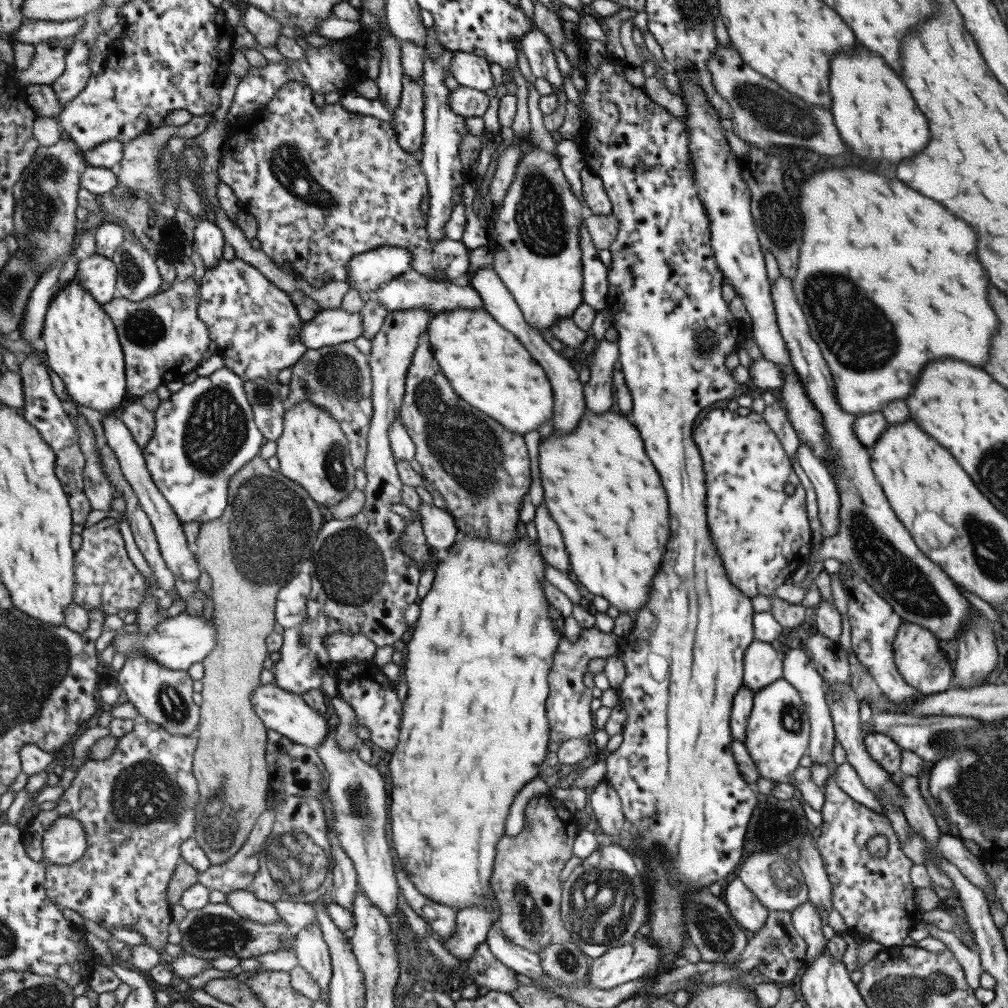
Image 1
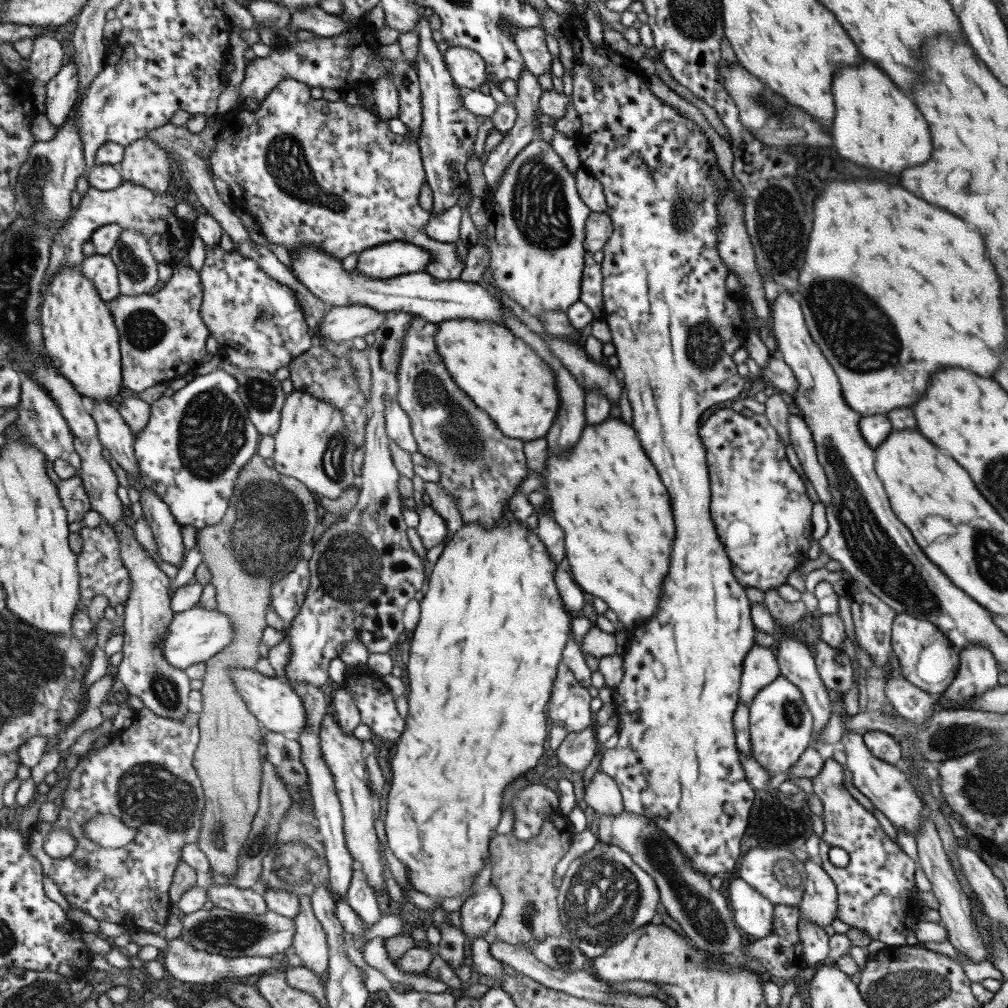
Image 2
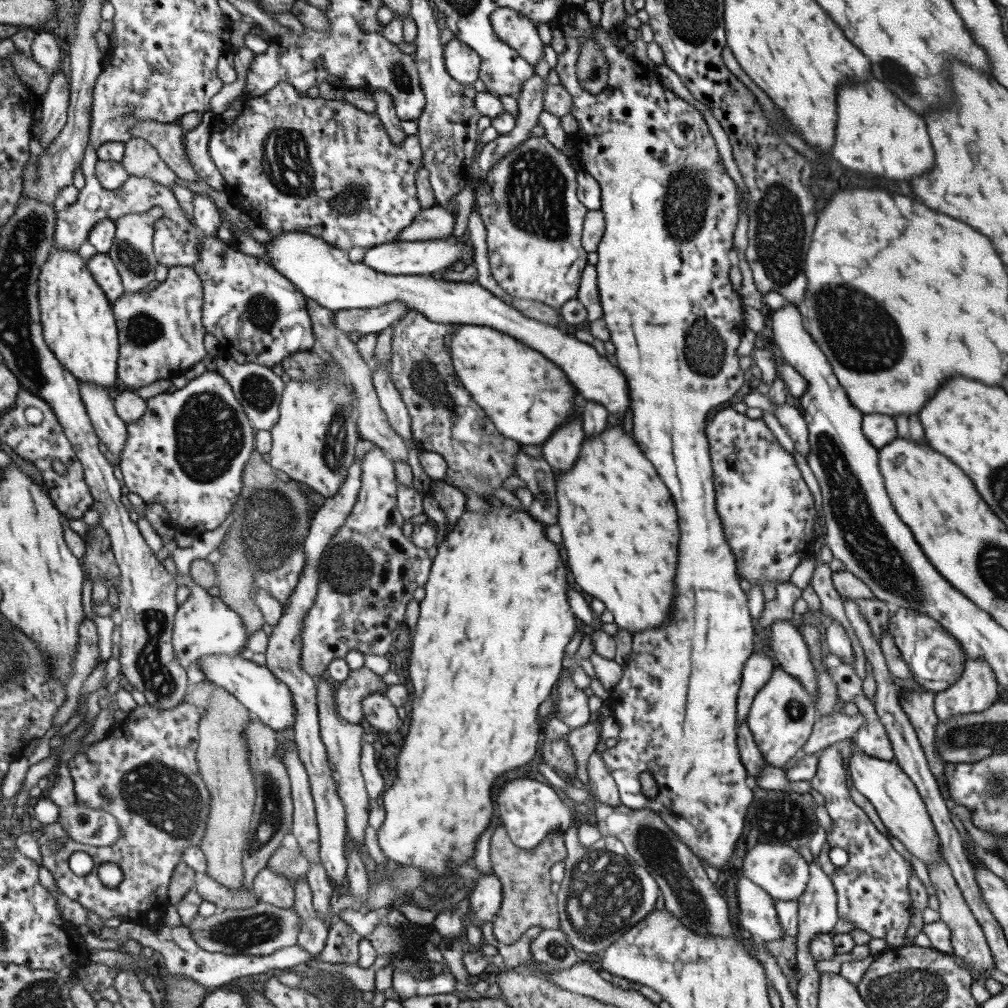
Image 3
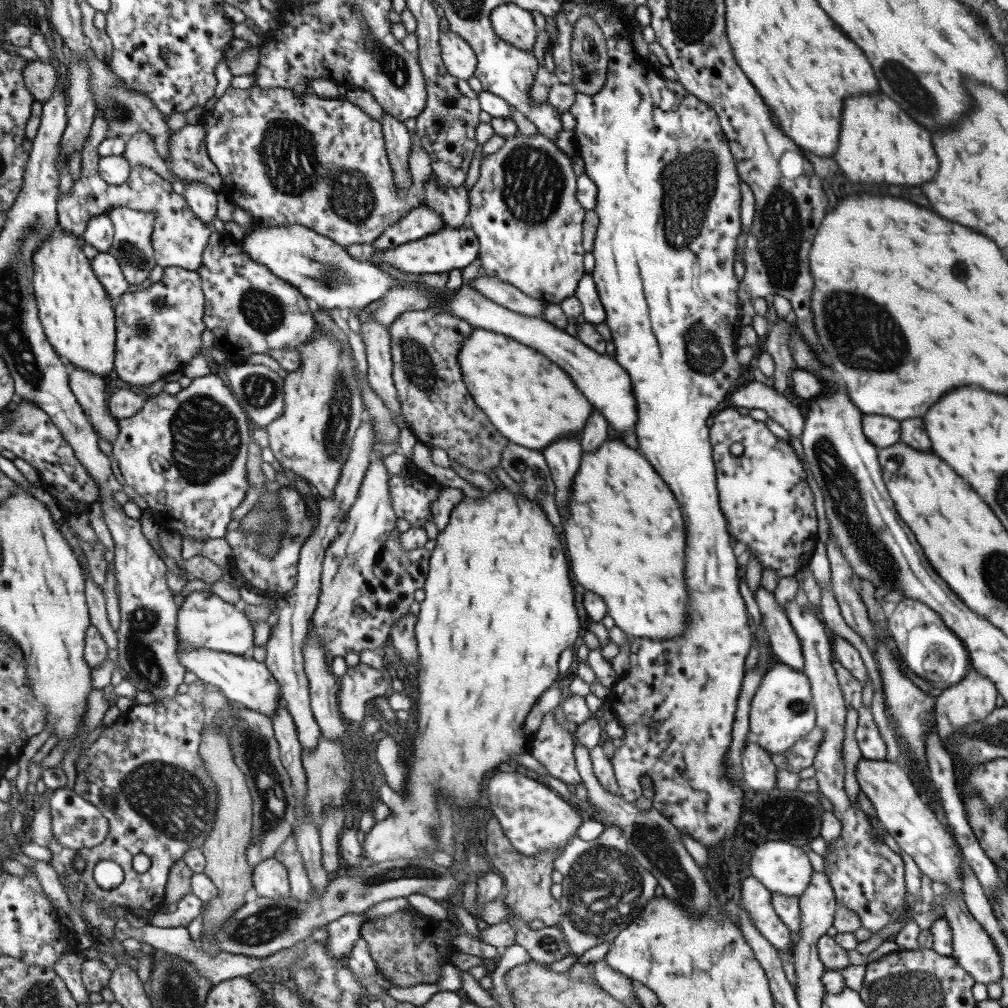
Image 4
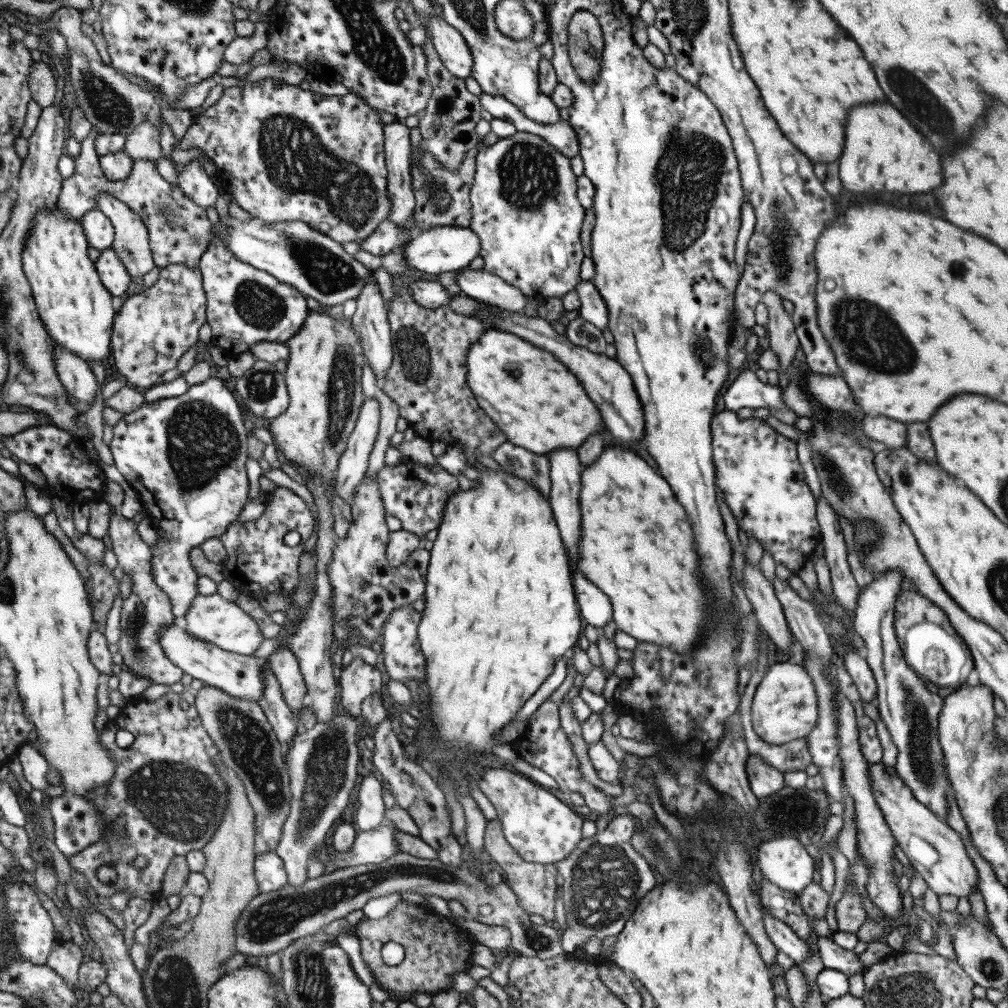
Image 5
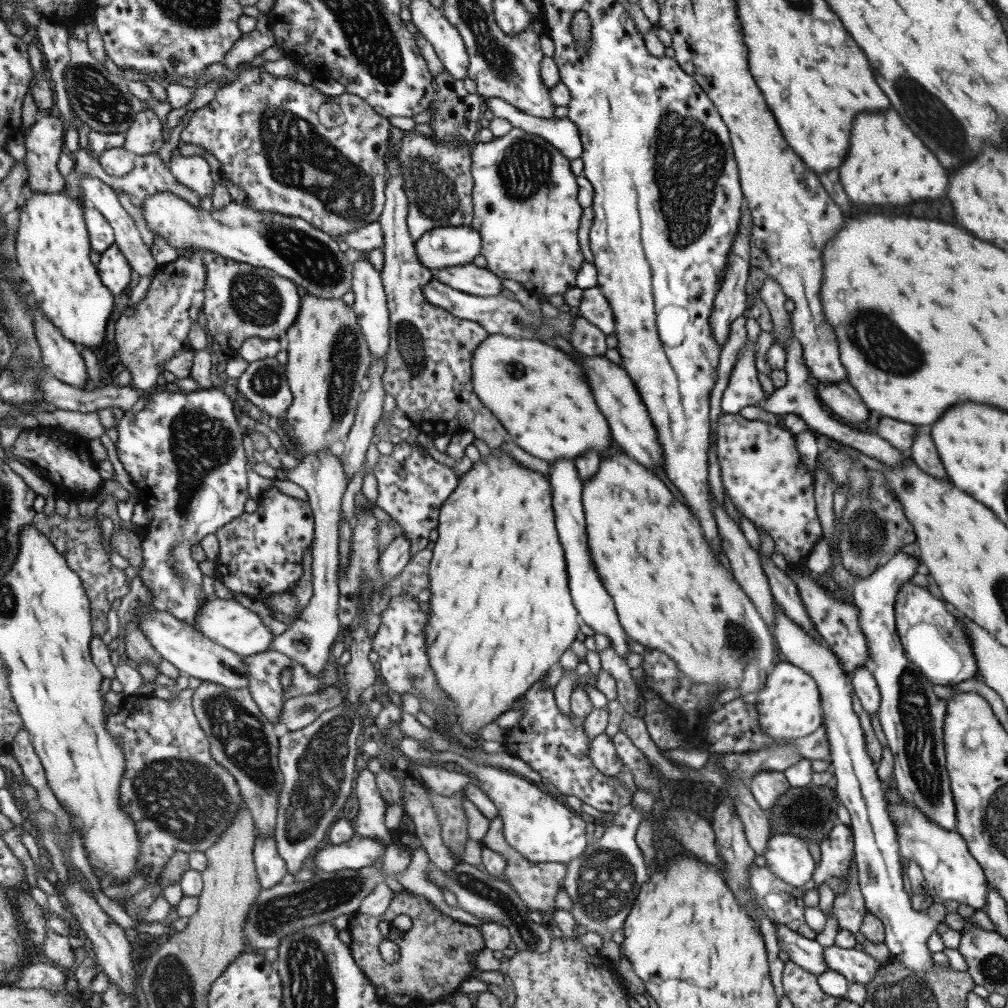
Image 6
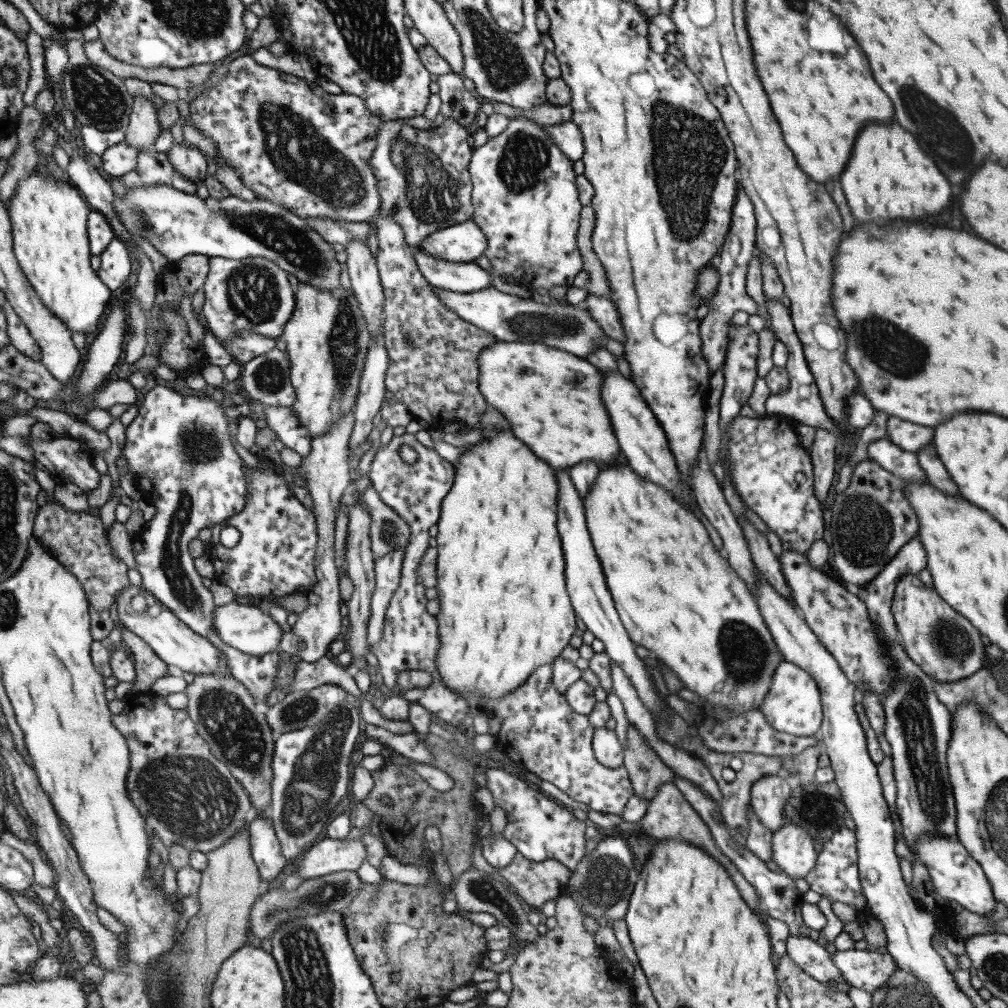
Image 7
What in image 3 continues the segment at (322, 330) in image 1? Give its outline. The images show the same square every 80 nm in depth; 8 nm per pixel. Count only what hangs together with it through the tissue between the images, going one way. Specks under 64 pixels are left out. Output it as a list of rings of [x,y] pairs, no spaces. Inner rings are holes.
[[[400,300],[379,308],[345,309],[336,312],[334,324],[347,334],[351,332],[357,332],[359,335],[369,332],[378,334],[387,327],[396,325],[409,310],[410,308]]]

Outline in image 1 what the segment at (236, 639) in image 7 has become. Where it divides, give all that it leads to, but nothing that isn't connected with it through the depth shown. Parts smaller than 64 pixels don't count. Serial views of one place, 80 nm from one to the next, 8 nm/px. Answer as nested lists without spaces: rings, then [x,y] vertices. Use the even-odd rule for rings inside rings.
[[[181,613],[175,618],[170,618],[159,623],[150,633],[121,633],[113,638],[115,650],[130,656],[136,650],[144,650],[144,654],[152,656],[157,663],[173,671],[187,671],[197,662],[203,663],[204,658],[218,646],[218,634],[214,622],[209,622],[203,617],[195,617]]]

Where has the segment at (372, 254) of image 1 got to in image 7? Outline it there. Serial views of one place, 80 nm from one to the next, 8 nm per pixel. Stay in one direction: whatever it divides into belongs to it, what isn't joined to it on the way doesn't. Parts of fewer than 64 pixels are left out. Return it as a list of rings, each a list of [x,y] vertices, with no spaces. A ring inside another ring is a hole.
[[[472,220],[438,230],[423,241],[422,249],[449,262],[471,263],[486,252],[486,235]]]

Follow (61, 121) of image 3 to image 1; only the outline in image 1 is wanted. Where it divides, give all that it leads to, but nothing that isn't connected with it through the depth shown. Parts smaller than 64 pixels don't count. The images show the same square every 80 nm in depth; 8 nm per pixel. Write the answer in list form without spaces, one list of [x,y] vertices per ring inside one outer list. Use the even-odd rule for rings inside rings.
[[[76,39],[66,59],[65,74],[53,84],[64,108],[68,102],[86,89],[89,76],[93,74],[90,59],[91,48],[87,44],[83,44],[83,41]]]

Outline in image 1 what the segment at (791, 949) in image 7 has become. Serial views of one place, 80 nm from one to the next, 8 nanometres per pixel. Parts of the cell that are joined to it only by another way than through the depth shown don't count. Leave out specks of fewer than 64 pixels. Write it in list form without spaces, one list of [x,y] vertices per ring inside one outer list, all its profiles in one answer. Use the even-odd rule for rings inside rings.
[[[738,877],[733,878],[728,884],[723,884],[721,895],[728,912],[741,929],[748,935],[761,930],[769,911],[757,901],[757,897],[741,883]]]

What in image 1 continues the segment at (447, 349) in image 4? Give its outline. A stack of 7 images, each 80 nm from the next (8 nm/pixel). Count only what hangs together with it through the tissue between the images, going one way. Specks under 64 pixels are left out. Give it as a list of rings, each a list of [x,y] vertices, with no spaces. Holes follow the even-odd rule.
[[[427,332],[420,339],[419,348],[408,372],[406,386],[407,391],[401,406],[401,421],[416,442],[416,461],[422,466],[424,478],[446,501],[447,510],[454,517],[458,533],[488,538],[499,544],[510,544],[518,536],[515,525],[521,500],[528,492],[531,480],[529,456],[523,436],[505,430],[499,422],[476,410],[455,394],[455,388],[435,358]]]

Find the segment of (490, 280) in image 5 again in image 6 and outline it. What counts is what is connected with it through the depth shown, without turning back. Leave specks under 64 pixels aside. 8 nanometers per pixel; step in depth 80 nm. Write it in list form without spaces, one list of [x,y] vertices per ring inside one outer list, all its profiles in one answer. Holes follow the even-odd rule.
[[[473,264],[450,266],[446,269],[432,269],[434,279],[443,284],[475,296],[499,296],[502,292],[501,279],[486,267]]]

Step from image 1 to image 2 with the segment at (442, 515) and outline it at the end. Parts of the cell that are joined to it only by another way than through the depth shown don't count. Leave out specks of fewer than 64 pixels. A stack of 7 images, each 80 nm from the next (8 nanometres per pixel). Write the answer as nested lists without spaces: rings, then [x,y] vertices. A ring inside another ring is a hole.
[[[415,474],[415,478],[411,480],[413,482],[413,488],[415,488],[415,494],[413,494],[413,500],[415,500],[415,512],[418,515],[419,521],[416,526],[415,532],[420,538],[423,547],[428,550],[435,548],[439,544],[446,544],[447,536],[449,536],[449,526],[445,522],[445,518],[421,500],[421,495],[424,493],[423,480]]]

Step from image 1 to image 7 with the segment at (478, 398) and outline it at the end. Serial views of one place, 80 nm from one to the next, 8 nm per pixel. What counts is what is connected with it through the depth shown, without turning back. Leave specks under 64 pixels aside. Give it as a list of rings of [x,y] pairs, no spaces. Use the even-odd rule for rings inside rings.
[[[499,341],[483,349],[478,358],[478,382],[481,397],[488,406],[493,406],[509,423],[514,437],[518,438],[535,457],[551,468],[573,466],[581,460],[593,460],[599,464],[613,466],[611,462],[619,456],[619,446],[607,412],[601,406],[600,373],[597,368],[581,357],[546,344]]]

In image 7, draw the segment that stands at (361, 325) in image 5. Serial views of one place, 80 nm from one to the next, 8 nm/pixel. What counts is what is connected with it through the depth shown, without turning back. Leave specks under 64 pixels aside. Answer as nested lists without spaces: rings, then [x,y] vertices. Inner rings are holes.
[[[364,240],[345,246],[347,271],[352,290],[362,306],[372,338],[384,341],[385,293],[376,256]]]

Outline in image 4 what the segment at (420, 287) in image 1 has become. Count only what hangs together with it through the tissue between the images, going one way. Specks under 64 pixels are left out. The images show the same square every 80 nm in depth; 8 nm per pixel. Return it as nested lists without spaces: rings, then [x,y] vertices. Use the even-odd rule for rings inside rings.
[[[255,223],[256,229],[246,235],[239,246],[259,264],[267,266],[273,274],[296,286],[314,306],[325,308],[364,309],[382,300],[396,284],[407,283],[377,265],[361,262],[347,254],[345,247],[311,227],[264,226]],[[459,286],[454,295],[450,295],[444,289],[437,291],[436,294],[438,294],[438,303],[435,308],[429,308],[430,310],[436,309],[436,312],[441,312],[446,308],[455,318],[469,322],[474,328],[507,335],[509,338],[523,343],[523,346],[529,346],[539,351],[545,358],[559,365],[559,368],[567,373],[567,376],[575,382],[577,390],[587,398],[589,404],[593,404],[601,412],[601,416],[605,416],[605,422],[609,422],[609,426],[617,434],[621,436],[625,431],[635,430],[637,409],[635,409],[635,398],[631,394],[630,378],[614,359],[609,359],[605,357],[605,354],[591,350],[580,340],[551,325],[542,317],[517,314],[499,303],[495,304],[472,286]]]

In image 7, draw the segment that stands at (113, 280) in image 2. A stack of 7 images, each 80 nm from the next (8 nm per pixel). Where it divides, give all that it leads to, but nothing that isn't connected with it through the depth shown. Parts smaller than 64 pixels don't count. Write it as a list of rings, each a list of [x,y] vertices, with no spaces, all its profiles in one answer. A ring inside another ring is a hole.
[[[117,236],[108,249],[100,255],[98,275],[111,287],[114,293],[124,289],[133,280],[131,255],[128,246]]]

